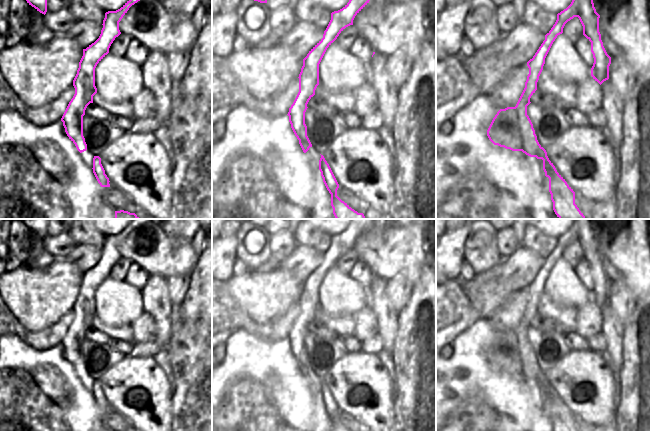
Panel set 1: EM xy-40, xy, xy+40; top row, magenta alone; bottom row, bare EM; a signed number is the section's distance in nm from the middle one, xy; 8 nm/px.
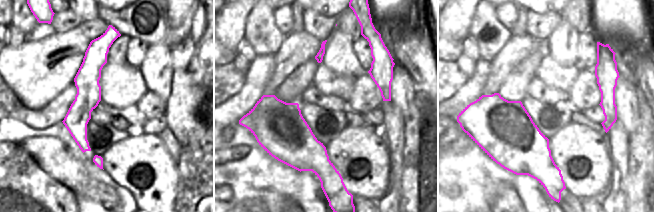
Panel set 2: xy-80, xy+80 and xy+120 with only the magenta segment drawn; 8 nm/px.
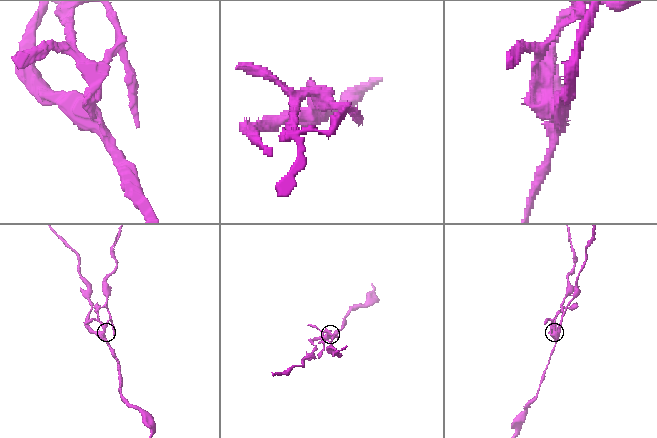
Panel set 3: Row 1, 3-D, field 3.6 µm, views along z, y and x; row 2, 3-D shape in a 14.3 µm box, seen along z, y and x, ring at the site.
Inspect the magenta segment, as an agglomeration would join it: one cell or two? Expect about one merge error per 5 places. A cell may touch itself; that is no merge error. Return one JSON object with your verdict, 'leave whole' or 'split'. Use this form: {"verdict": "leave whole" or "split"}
{"verdict": "split"}

